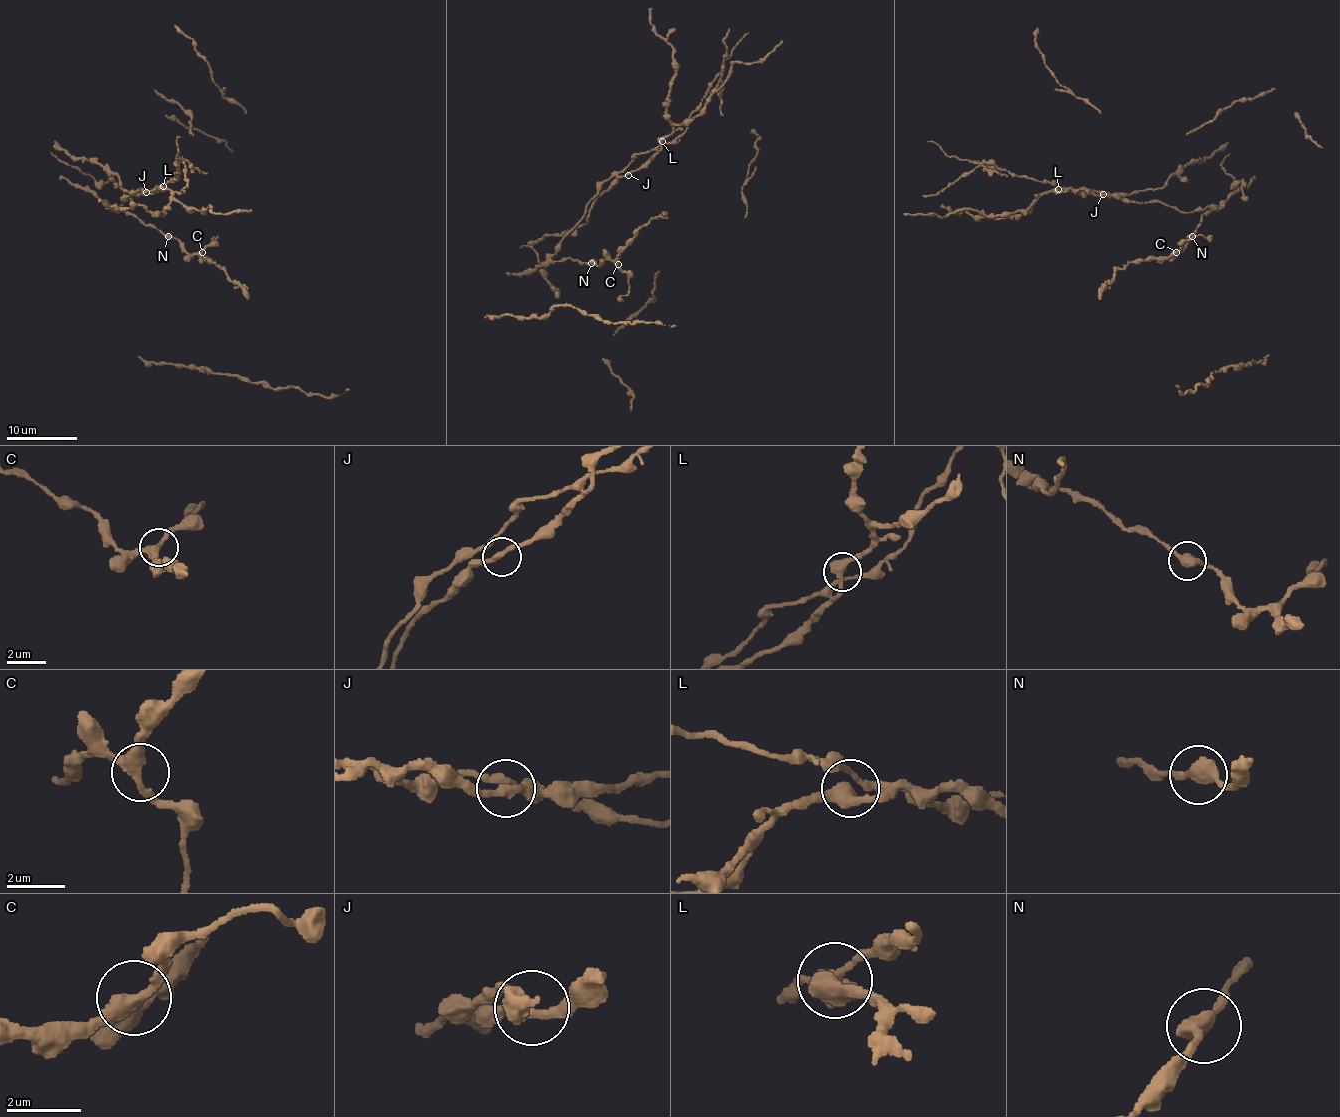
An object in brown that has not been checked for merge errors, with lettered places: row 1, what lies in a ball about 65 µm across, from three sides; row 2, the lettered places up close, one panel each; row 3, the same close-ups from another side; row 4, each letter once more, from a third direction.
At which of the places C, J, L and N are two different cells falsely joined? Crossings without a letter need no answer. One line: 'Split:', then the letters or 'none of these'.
Split: none of these

